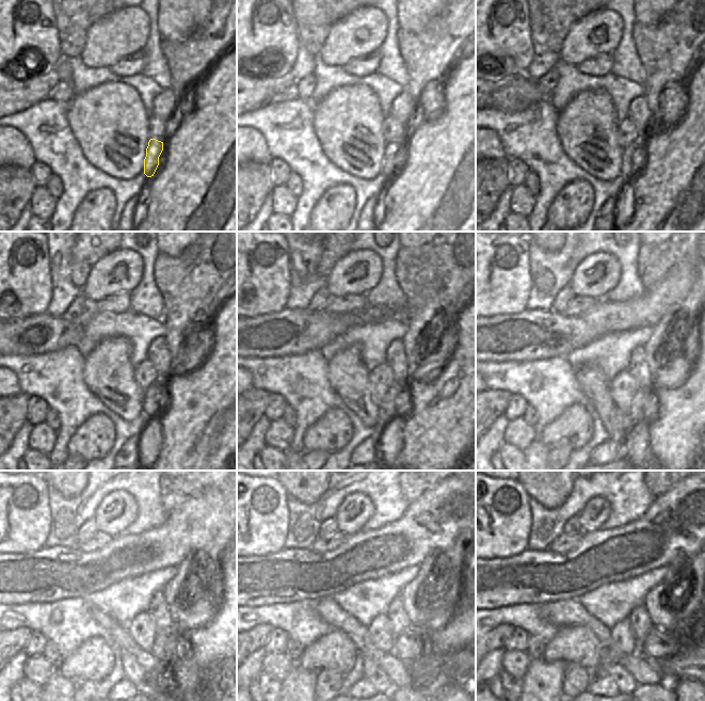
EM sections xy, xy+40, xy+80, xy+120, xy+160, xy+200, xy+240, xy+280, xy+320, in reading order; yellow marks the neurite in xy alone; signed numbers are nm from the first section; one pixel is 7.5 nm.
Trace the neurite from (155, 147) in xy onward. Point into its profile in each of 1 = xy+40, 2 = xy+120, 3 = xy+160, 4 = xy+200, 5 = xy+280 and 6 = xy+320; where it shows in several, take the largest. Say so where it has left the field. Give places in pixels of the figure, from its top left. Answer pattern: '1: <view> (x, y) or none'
1: xy+40 (393, 158)
2: xy+120 (155, 400)
3: xy+160 (397, 403)
4: xy+200 (644, 407)
5: xy+280 (413, 644)
6: xy+320 (658, 644)

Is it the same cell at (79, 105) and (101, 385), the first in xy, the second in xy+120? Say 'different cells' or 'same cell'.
same cell

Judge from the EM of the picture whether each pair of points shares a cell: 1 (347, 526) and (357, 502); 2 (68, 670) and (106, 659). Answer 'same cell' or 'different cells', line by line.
1: same cell
2: same cell

